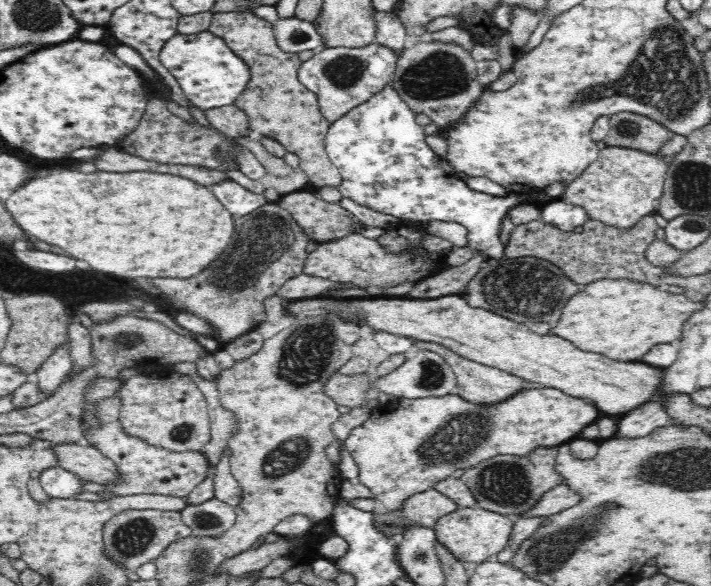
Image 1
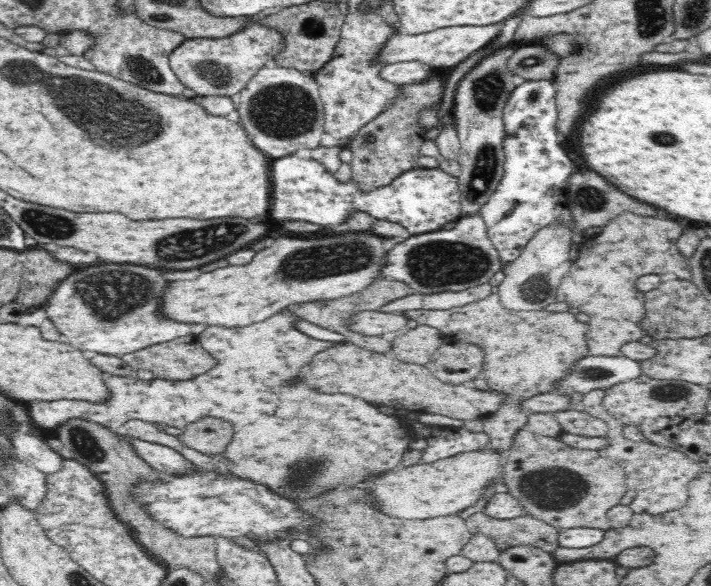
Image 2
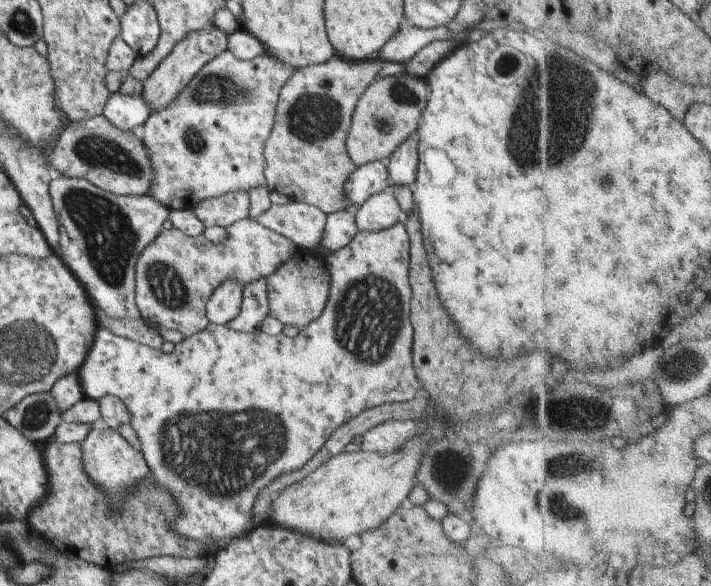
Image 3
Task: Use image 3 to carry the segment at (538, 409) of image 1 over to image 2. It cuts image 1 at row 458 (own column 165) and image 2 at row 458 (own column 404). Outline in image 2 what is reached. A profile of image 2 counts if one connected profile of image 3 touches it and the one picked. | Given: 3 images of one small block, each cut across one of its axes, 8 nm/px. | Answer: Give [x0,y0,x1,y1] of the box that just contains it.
[28,310,414,502]

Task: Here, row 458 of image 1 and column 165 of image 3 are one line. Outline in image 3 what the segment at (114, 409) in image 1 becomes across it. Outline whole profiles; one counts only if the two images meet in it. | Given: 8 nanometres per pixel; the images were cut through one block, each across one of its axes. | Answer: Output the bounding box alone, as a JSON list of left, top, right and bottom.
[138,49,295,210]

